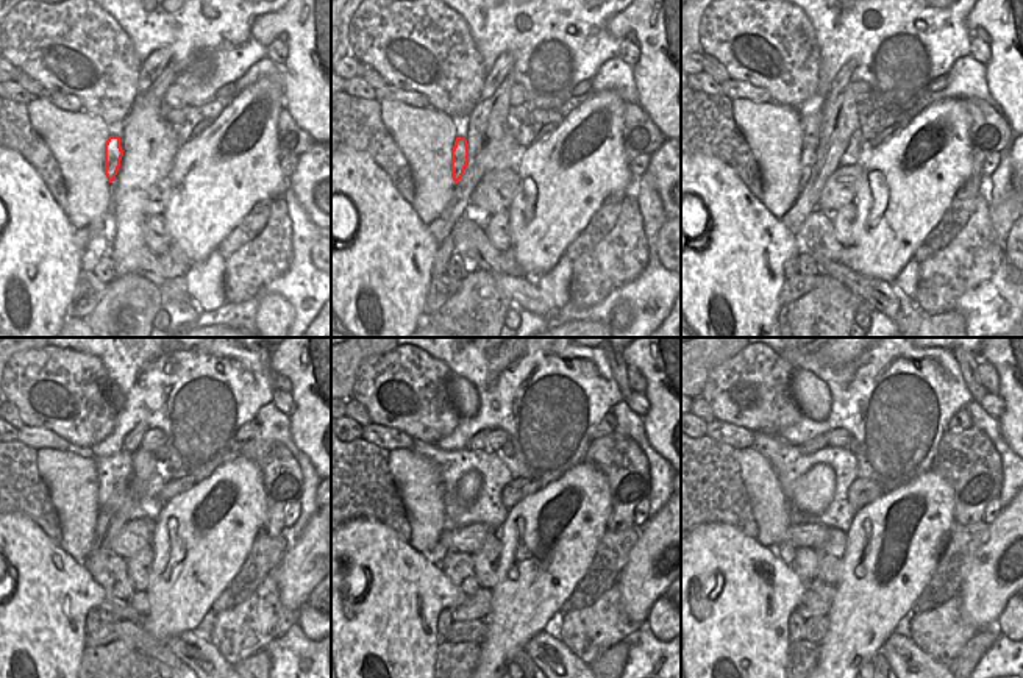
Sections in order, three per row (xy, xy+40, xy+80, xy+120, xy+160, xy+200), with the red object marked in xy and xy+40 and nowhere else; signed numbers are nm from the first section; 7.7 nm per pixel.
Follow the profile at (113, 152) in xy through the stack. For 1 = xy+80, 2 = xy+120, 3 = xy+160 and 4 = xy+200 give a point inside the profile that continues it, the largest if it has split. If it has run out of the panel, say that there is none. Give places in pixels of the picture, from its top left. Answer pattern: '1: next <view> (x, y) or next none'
1: next xy+80 (808, 155)
2: next xy+120 (105, 516)
3: next xy+160 (438, 553)
4: next xy+200 (786, 552)

